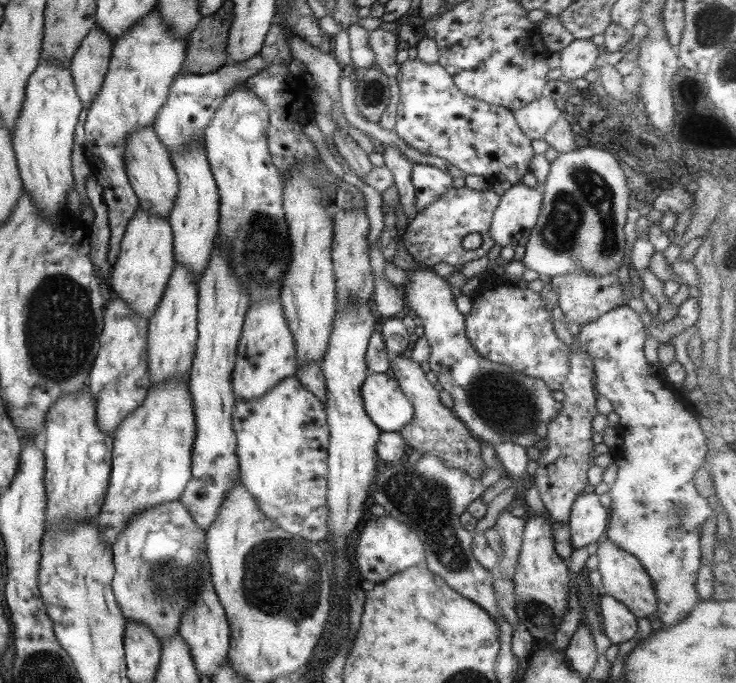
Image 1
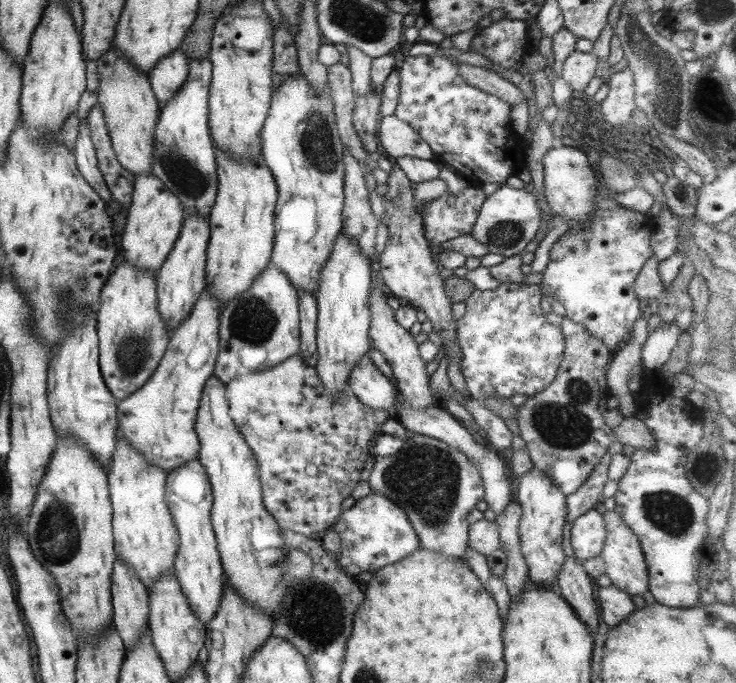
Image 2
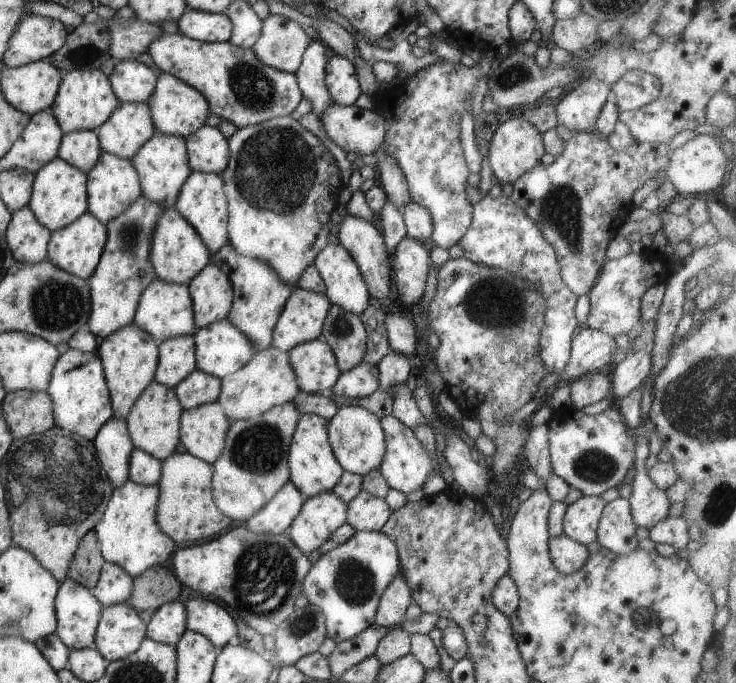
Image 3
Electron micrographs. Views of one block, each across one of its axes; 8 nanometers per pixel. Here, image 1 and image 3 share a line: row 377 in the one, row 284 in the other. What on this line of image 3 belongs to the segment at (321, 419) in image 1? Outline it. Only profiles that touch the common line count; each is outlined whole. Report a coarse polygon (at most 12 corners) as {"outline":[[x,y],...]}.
{"outline":[[290,115],[238,128],[227,244],[293,288],[327,240],[337,162]]}

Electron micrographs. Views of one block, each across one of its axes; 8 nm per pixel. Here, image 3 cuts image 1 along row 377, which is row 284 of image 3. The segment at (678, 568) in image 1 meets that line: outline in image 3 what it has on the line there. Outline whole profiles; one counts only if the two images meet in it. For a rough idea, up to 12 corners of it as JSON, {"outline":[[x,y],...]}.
{"outline":[[642,252],[604,261],[587,326],[612,337],[640,322],[659,282]]}

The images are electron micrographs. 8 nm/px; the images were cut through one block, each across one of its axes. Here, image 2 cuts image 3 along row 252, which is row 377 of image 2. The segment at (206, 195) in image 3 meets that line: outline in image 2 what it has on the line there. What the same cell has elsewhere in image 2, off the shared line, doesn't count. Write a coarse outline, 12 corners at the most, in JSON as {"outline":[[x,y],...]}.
{"outline":[[205,381],[196,461],[224,582],[273,624],[309,576],[265,510],[255,457]]}

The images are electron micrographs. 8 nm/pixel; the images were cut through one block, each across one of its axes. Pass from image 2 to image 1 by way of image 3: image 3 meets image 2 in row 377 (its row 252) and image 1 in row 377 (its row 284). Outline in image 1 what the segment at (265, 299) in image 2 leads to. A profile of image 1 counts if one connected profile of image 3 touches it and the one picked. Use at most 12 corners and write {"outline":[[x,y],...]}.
{"outline":[[278,300],[246,310],[231,371],[237,399],[295,376]]}

